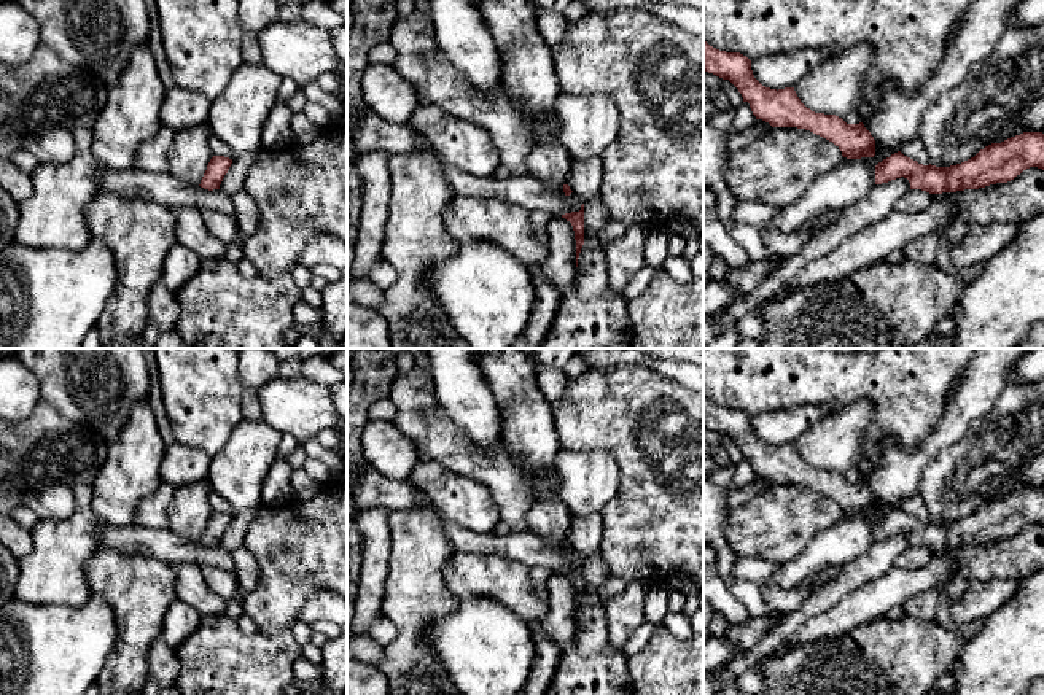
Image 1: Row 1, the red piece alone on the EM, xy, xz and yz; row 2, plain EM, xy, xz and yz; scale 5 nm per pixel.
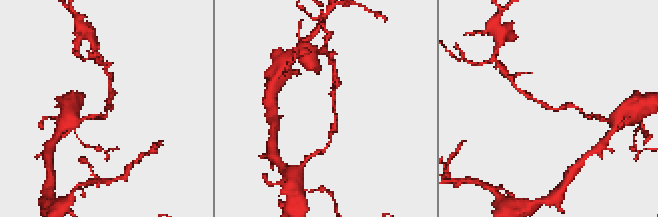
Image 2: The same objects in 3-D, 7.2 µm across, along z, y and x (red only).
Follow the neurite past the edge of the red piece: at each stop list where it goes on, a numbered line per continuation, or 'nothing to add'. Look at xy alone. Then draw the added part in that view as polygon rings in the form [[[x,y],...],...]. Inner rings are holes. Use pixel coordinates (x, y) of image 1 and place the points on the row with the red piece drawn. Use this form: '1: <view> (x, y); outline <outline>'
nothing to add

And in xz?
nothing to add

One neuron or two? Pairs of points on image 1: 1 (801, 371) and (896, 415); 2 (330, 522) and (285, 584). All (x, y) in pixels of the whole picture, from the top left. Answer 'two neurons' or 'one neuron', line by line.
1: one neuron
2: one neuron

